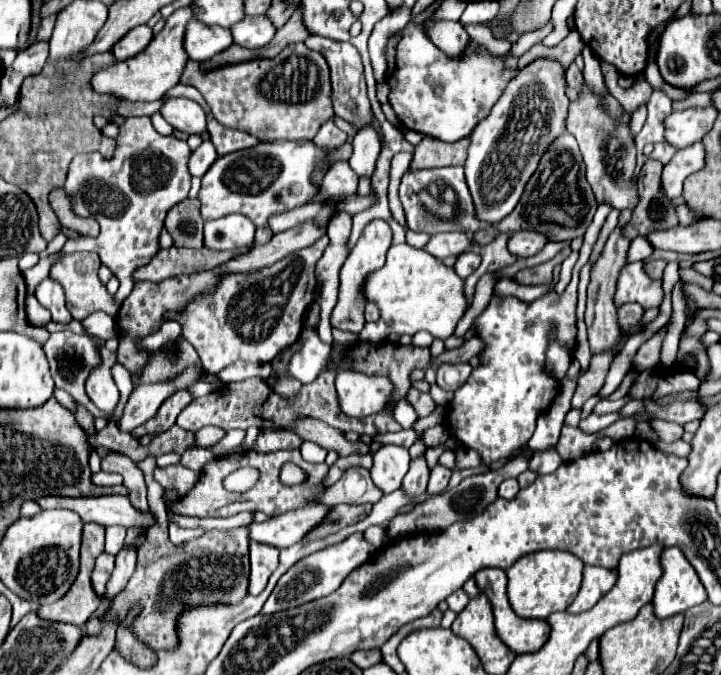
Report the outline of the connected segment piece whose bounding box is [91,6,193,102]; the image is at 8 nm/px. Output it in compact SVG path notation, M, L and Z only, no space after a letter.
M191 6L175 10L169 18L165 28L155 34L151 44L137 54L135 58L115 62L113 66L99 70L95 78L91 80L91 86L99 94L115 94L121 100L143 100L143 102L153 102L159 100L167 90L171 90L175 84L179 84L179 78L187 66L187 52L183 50L183 34L187 28L187 20L191 20Z

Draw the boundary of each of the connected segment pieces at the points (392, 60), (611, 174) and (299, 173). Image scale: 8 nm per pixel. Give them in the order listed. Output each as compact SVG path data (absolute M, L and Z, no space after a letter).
M407 24L401 32L389 38L387 66L387 84L391 86L389 104L397 112L403 126L443 142L457 142L469 136L477 122L489 114L491 106L503 94L507 82L517 74L517 70L507 70L501 58L489 54L485 48L479 48L475 42L471 42L469 50L461 58L449 58L427 38L427 30L423 24Z
M583 86L583 92L579 94L577 102L569 104L569 116L567 116L567 132L573 134L579 142L583 162L587 166L587 180L593 188L593 194L597 202L609 202L613 208L635 208L637 188L631 184L631 176L635 172L635 142L629 136L629 114L625 112L621 124L613 122L601 108L597 98L589 92L587 86Z
M271 140L221 156L201 180L201 216L203 220L215 220L239 212L253 220L257 228L263 228L271 216L309 204L321 192L321 186L313 182L311 174L321 166L331 168L335 162L347 162L351 152L353 146L349 142L337 150L327 150L315 146L313 140Z

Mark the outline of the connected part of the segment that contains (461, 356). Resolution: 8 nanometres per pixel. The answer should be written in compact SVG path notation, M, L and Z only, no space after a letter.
M469 338L465 340L459 348L453 348L453 350L445 350L443 354L439 356L431 356L431 362L429 366L431 368L439 368L441 364L459 364L459 362L469 362L471 356L477 356L479 352L483 350L483 342L479 338Z

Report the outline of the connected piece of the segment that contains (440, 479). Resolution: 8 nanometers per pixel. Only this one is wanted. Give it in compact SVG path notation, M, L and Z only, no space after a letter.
M437 464L437 466L431 470L431 476L429 476L429 486L427 486L427 494L431 494L431 496L441 494L441 492L447 488L447 484L449 484L451 472L453 472L453 470L443 468L443 466L439 466L439 464Z

